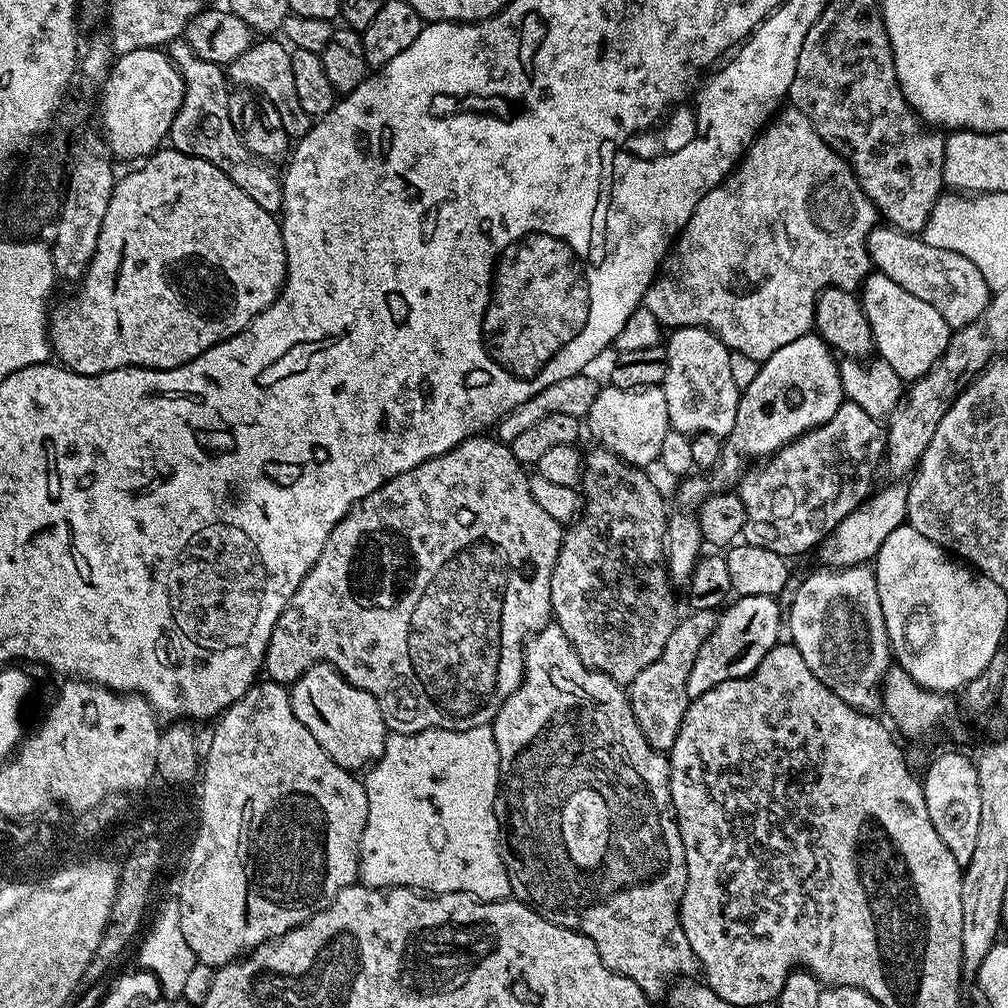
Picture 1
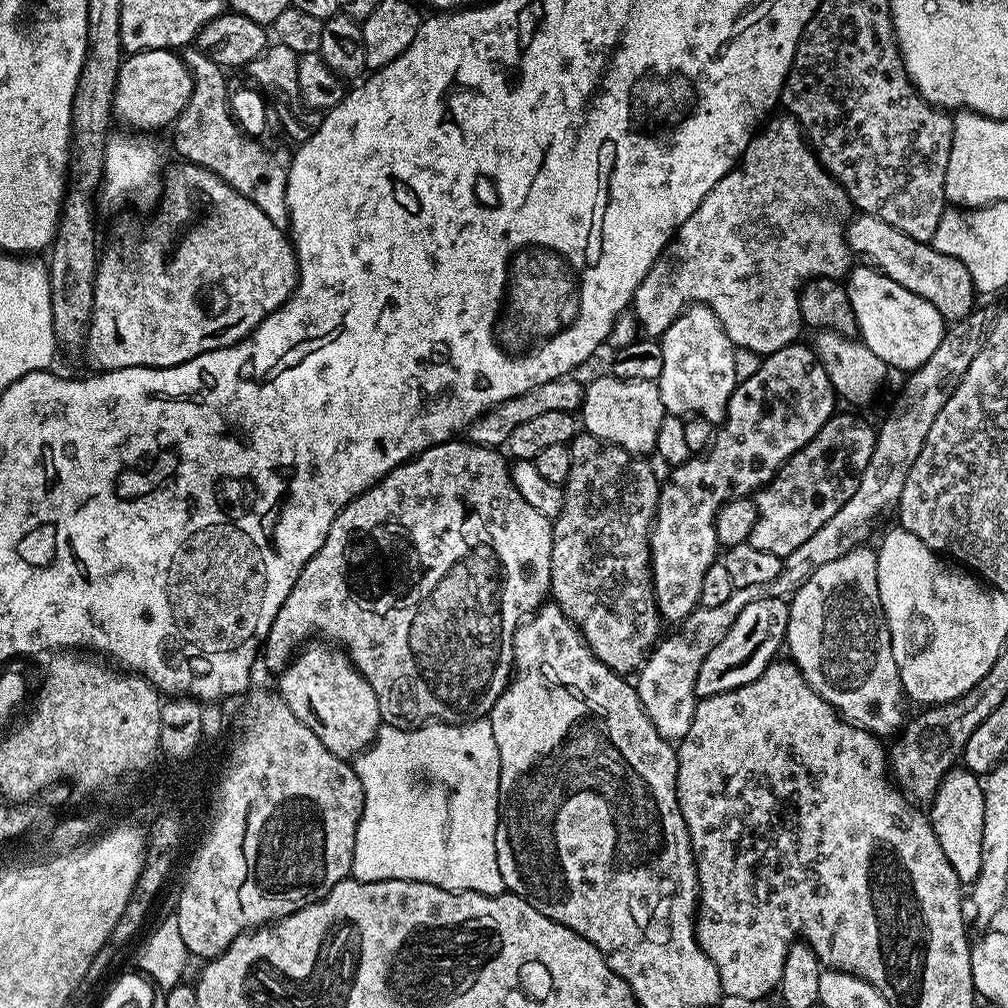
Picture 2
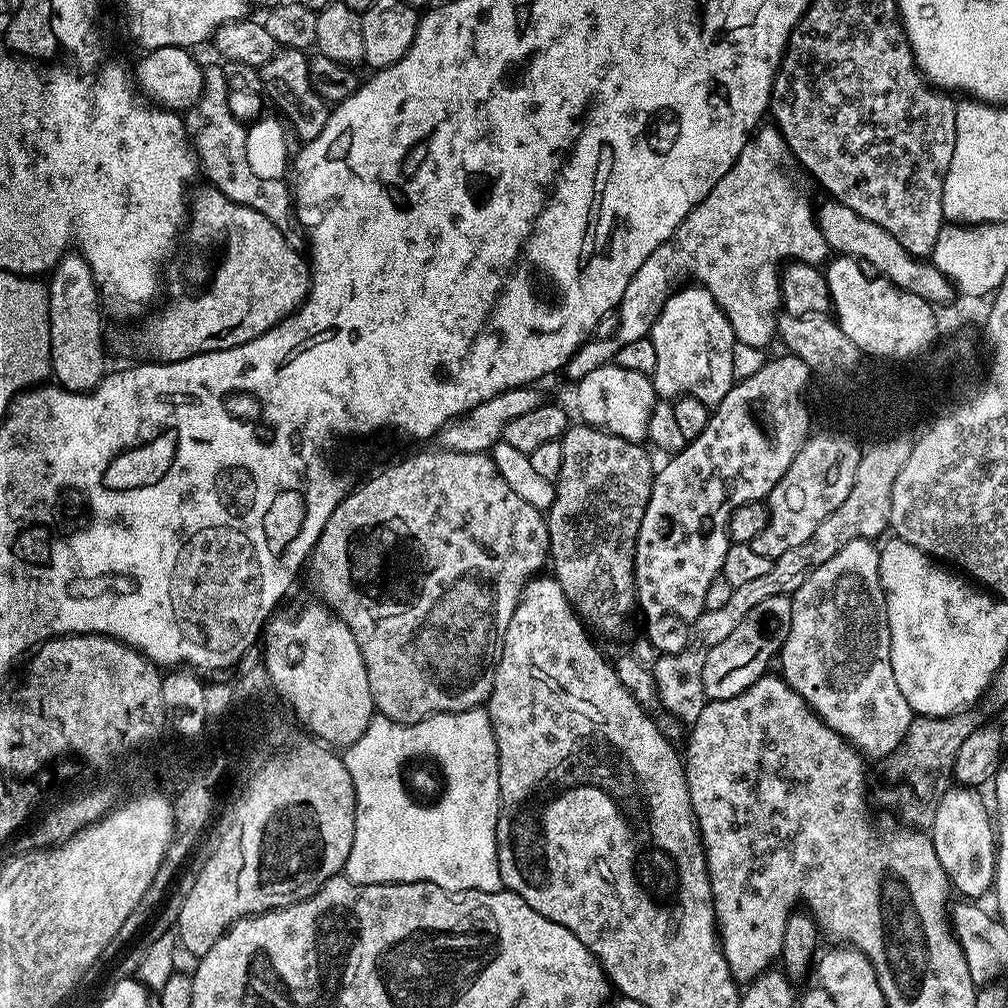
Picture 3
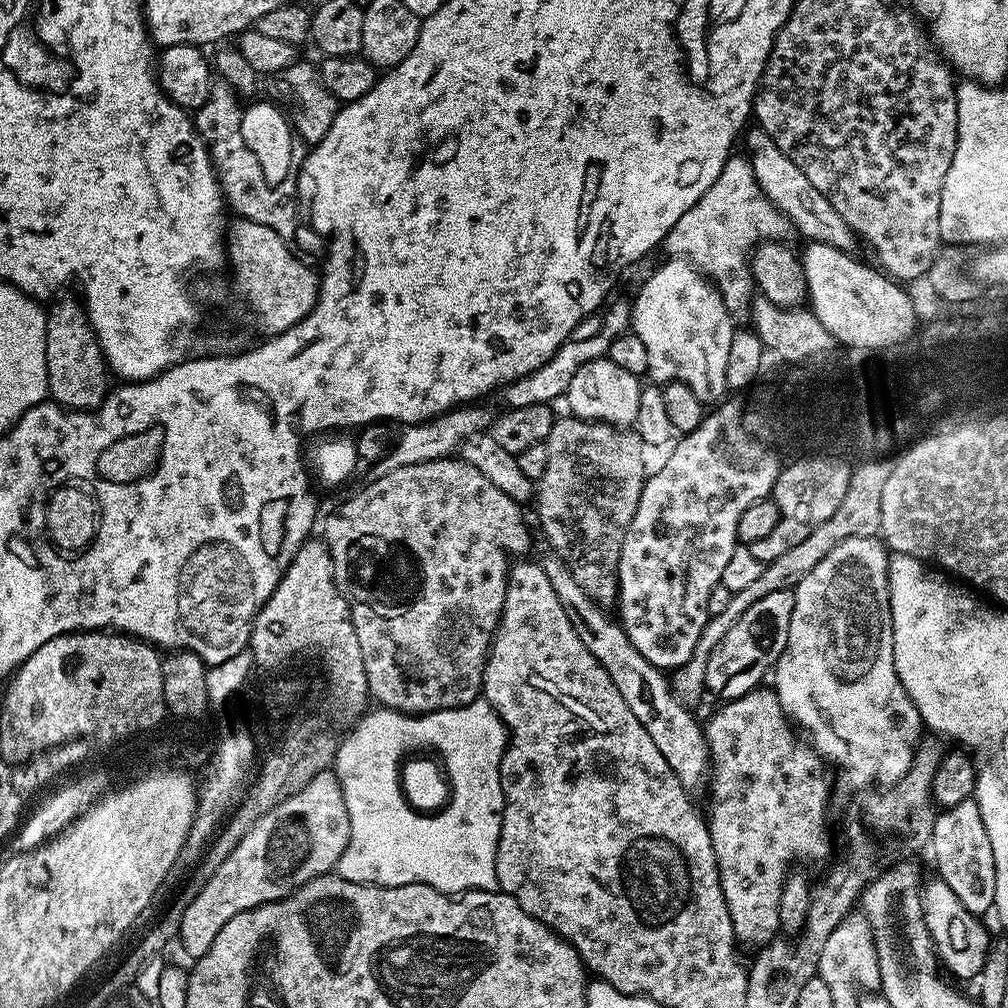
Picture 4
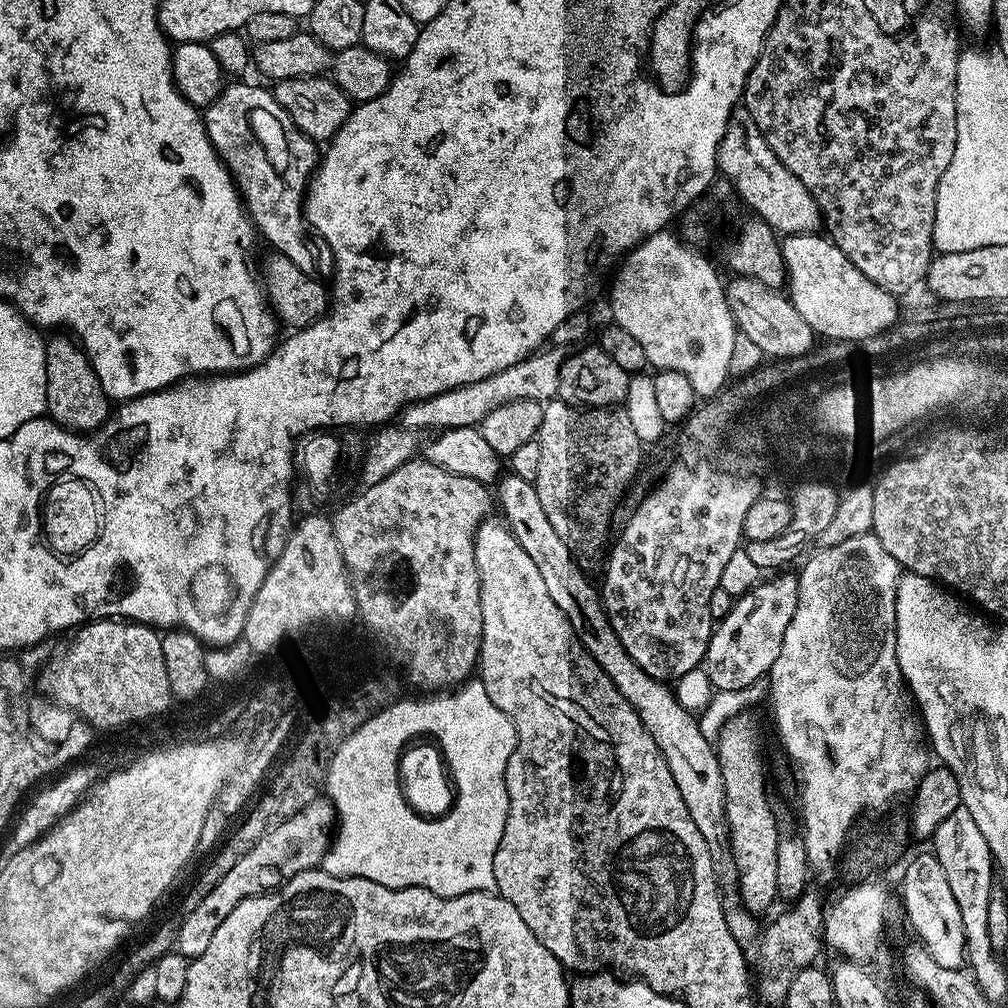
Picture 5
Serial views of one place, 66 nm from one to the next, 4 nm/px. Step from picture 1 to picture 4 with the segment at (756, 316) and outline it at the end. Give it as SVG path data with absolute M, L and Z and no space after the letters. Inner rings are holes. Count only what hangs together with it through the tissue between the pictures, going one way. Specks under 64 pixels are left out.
M739 154L729 156L722 174L714 178L714 186L674 222L670 234L665 238L662 248L668 251L667 255L672 258L683 258L692 267L697 268L703 276L707 276L712 281L713 286L720 291L720 296L724 299L724 305L729 314L734 318L740 316L747 317L752 307L754 299L754 281L752 279L752 269L750 267L750 257L757 244L766 240L787 241L788 235L793 235L792 223L786 219L784 213L765 196L756 183L756 175L752 169L751 159L744 160ZM620 300L617 304L609 303L603 313L601 330L598 335L594 335L585 340L569 339L564 343L546 363L538 370L524 375L518 380L513 380L503 387L505 405L511 408L526 405L550 404L558 396L563 397L568 390L570 379L578 372L580 366L586 362L599 360L605 357L610 346L619 336L623 336L630 328L630 304Z

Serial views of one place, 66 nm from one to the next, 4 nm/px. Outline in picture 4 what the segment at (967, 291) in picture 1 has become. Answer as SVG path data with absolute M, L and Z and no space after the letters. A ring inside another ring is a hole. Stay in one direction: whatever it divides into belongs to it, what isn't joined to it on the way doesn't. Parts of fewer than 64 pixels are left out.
M749 127L746 140L747 136L748 148L752 151L750 159L756 175L756 183L759 184L765 196L784 213L786 219L792 223L793 229L797 233L801 232L806 238L805 241L829 244L840 248L843 252L851 253L852 247L858 244L858 237L850 230L850 226L846 226L842 214L838 214L838 210L830 206L822 190L814 187L814 182L810 182L810 178L806 178L806 174L802 174L802 170L798 170L798 166L794 166L794 162L786 158L782 150L778 150L778 146L760 127Z

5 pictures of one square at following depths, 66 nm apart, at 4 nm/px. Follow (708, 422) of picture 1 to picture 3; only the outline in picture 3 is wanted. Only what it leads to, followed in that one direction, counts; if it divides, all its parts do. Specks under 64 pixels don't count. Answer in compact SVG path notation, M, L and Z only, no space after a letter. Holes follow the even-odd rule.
M681 287L679 290L673 291L652 324L650 339L654 346L654 354L657 355L657 361L654 362L654 370L650 374L650 379L657 397L669 402L682 396L693 396L698 398L698 402L715 406L722 402L722 398L726 398L726 394L734 383L732 379L734 354L732 351L738 341L726 314L718 306L718 302L714 302L712 295L702 287L691 287Z

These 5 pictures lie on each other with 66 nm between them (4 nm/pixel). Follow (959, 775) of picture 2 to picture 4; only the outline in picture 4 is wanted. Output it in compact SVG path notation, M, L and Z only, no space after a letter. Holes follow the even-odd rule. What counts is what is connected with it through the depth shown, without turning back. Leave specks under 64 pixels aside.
M975 799L958 802L958 806L943 809L937 815L930 841L930 853L936 859L939 879L954 890L958 902L970 910L970 914L983 917L991 913L994 904L994 855L989 835L983 826L982 814L978 814Z

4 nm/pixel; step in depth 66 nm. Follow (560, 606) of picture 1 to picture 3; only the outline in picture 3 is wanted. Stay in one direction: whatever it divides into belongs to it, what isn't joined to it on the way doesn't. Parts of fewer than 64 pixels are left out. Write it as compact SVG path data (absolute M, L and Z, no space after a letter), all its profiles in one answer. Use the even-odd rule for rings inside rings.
M583 422L569 426L559 442L562 470L554 481L554 502L546 513L551 575L560 583L569 604L589 629L597 628L604 636L624 636L632 628L628 619L638 608L634 554L638 530L642 528L642 514L646 514L646 502L650 502L652 489L654 464L652 468L649 449L643 443L618 438Z

